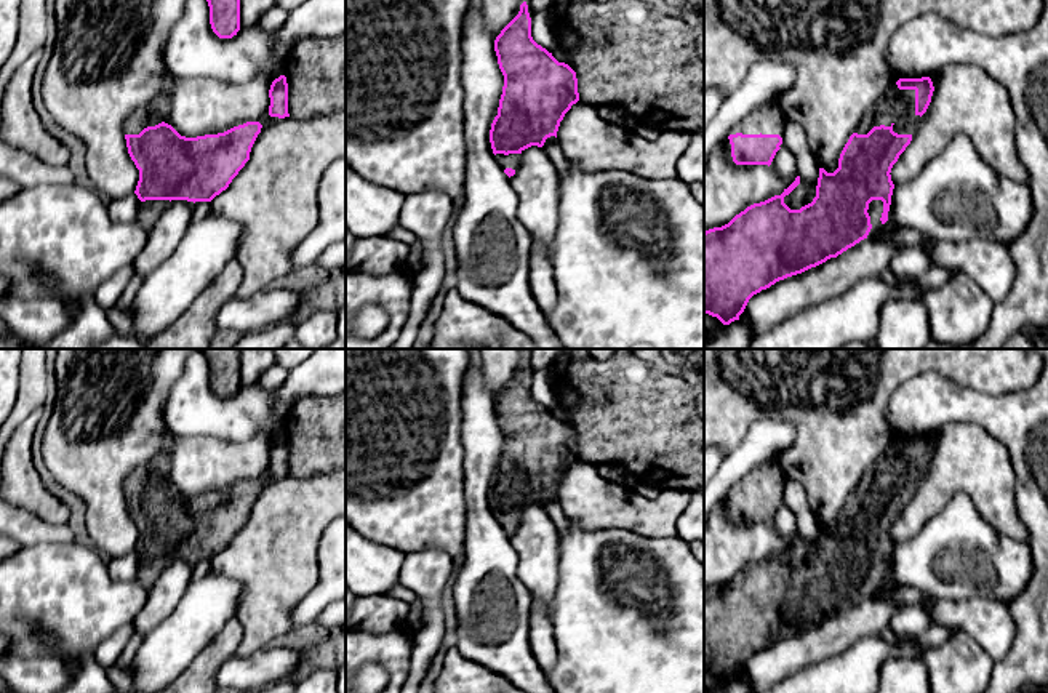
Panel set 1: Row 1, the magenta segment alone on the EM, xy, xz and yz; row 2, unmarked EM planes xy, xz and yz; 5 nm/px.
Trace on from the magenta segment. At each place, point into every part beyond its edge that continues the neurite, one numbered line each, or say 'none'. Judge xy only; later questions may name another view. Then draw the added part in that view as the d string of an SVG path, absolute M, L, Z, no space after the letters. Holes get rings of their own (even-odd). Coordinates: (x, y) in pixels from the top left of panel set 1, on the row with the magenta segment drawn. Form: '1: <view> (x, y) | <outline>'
1: xy (138, 120) | M138 109L123 123L125 134L139 134L147 126L155 126L163 122L158 110Z
2: xy (149, 212) | M170 200L141 202L136 222L146 230L146 234L149 234L150 229L157 224L168 203Z

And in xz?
1: xz (512, 160) | M496 154L494 160L502 170L506 168L518 170L522 162L522 154L509 154L509 155Z

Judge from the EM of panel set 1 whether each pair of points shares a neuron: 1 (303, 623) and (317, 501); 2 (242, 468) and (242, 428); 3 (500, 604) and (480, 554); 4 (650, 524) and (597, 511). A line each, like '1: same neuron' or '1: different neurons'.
1: different neurons
2: different neurons
3: same neuron
4: same neuron

